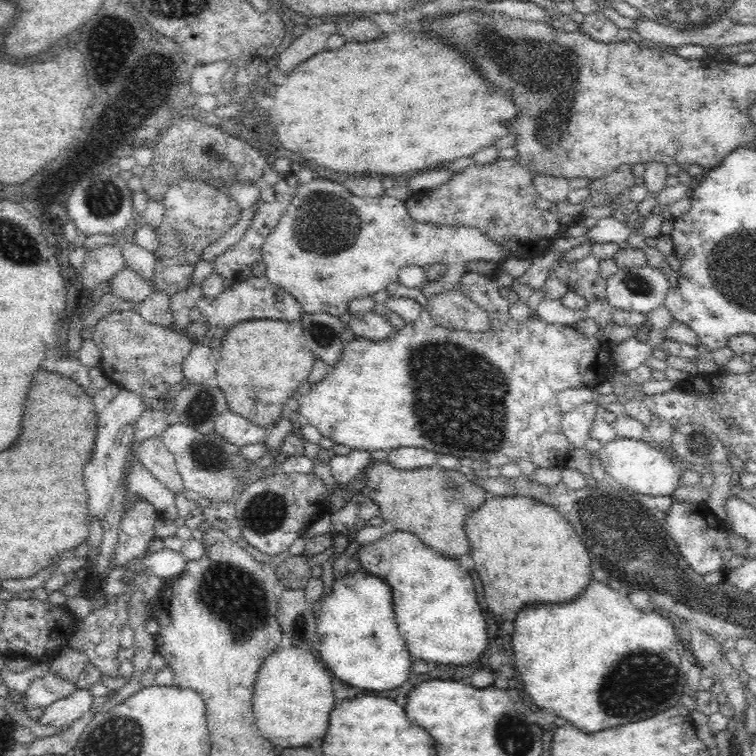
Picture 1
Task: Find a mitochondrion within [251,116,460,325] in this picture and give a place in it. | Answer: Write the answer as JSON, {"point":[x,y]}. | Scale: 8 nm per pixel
{"point":[326,225]}

